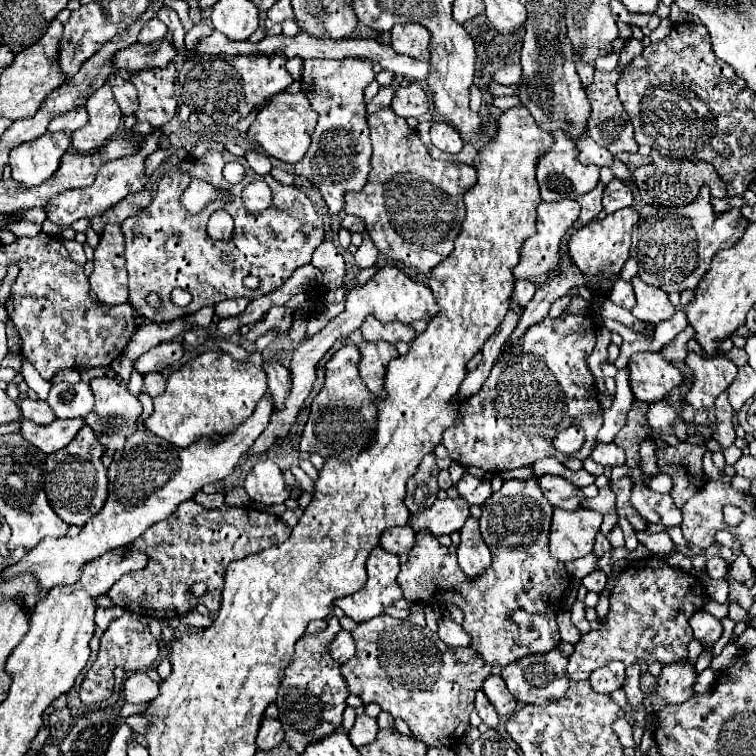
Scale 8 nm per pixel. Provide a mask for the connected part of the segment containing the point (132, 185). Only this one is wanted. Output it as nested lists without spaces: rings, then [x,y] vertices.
[[[154,130],[154,132],[150,132],[148,136],[142,138],[142,142],[140,142],[140,146],[134,154],[102,164],[98,174],[96,174],[96,182],[92,186],[88,186],[84,190],[68,190],[68,192],[58,194],[56,198],[52,198],[52,202],[44,208],[46,214],[48,214],[48,220],[52,224],[58,224],[58,226],[70,226],[72,222],[76,222],[80,218],[102,216],[108,208],[112,208],[116,202],[120,202],[128,194],[136,194],[142,188],[146,188],[150,178],[144,172],[144,160],[158,148],[160,136],[162,136],[162,130]]]

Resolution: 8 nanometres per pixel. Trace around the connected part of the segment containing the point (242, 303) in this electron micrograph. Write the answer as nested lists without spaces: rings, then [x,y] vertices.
[[[236,298],[236,300],[224,300],[220,304],[216,304],[216,314],[220,318],[228,318],[228,316],[238,316],[246,310],[248,306],[248,298]]]

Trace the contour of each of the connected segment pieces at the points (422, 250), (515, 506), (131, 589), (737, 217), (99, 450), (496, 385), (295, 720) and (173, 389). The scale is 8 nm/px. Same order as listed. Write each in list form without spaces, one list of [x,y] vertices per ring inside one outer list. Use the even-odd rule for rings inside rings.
[[[392,108],[380,110],[380,114],[368,116],[370,140],[372,140],[372,170],[366,186],[360,192],[348,192],[344,198],[344,212],[354,214],[364,220],[366,230],[376,244],[376,248],[390,258],[392,262],[408,268],[410,272],[428,274],[434,270],[454,248],[454,240],[460,232],[464,220],[464,202],[462,196],[476,182],[476,170],[468,164],[456,164],[446,160],[434,160],[428,154],[428,148],[422,144],[416,130],[412,130],[404,118],[396,116]]]
[[[506,480],[502,488],[492,492],[492,496],[484,502],[479,518],[481,536],[492,554],[492,566],[488,574],[484,574],[484,578],[466,578],[458,566],[456,556],[450,554],[448,548],[436,540],[436,536],[422,530],[416,534],[414,548],[408,552],[408,560],[402,564],[398,574],[398,584],[404,590],[404,598],[420,606],[444,606],[450,602],[456,604],[464,612],[462,628],[470,636],[470,648],[476,650],[476,654],[480,654],[480,658],[484,658],[484,662],[490,666],[508,666],[522,656],[550,650],[560,642],[556,612],[562,608],[564,592],[572,582],[564,562],[552,558],[548,552],[550,520],[552,504],[548,504],[544,498],[538,480]]]
[[[186,500],[176,508],[172,518],[156,522],[146,532],[146,554],[150,556],[148,566],[120,578],[108,596],[116,606],[156,620],[184,616],[186,612],[194,610],[196,604],[204,604],[212,610],[212,614],[216,614],[214,608],[220,608],[226,566],[232,560],[284,542],[290,532],[292,528],[286,526],[280,516],[266,514],[256,508],[222,506],[220,510],[206,510],[198,502]],[[198,580],[208,584],[208,592],[200,598],[190,594],[190,586]]]
[[[700,188],[700,194],[688,206],[648,206],[642,204],[640,220],[632,228],[630,256],[638,262],[640,280],[650,286],[662,288],[664,292],[682,292],[696,288],[714,254],[722,248],[734,246],[746,232],[748,220],[738,208],[716,214],[710,204],[710,190]]]
[[[84,426],[76,440],[72,440],[66,448],[52,452],[46,458],[46,494],[54,512],[66,522],[74,526],[84,526],[94,514],[100,512],[108,498],[108,478],[106,468],[102,466],[102,454],[106,448],[96,440],[90,426]]]
[[[594,312],[562,314],[560,318],[546,316],[542,322],[532,324],[520,340],[514,340],[508,348],[504,348],[480,394],[460,404],[460,420],[442,436],[442,444],[446,446],[450,458],[462,466],[476,466],[484,472],[500,474],[512,468],[530,466],[538,458],[544,458],[548,450],[554,450],[552,440],[558,432],[566,430],[568,426],[580,426],[586,432],[586,442],[582,446],[584,460],[594,448],[596,430],[600,430],[602,422],[602,408],[594,388],[596,380],[586,362],[596,346],[596,326],[598,318]]]
[[[328,618],[328,628],[314,636],[302,636],[300,642],[296,642],[296,652],[284,672],[284,680],[280,682],[276,704],[280,708],[278,720],[284,726],[286,742],[302,754],[304,748],[316,740],[326,738],[334,730],[342,726],[342,714],[346,708],[346,696],[348,688],[344,682],[344,676],[340,674],[340,664],[332,662],[328,658],[328,642],[340,632],[338,618]]]
[[[216,350],[216,352],[204,352],[204,354],[188,360],[186,364],[182,364],[178,370],[174,370],[168,376],[166,390],[154,398],[154,410],[144,420],[144,426],[152,434],[156,434],[180,448],[186,448],[208,436],[218,438],[218,434],[226,436],[226,434],[234,432],[244,422],[244,418],[252,416],[252,410],[256,408],[258,400],[268,392],[266,372],[264,372],[262,364],[264,364],[264,360],[262,360],[260,352],[250,354],[248,360],[234,360],[230,354]]]

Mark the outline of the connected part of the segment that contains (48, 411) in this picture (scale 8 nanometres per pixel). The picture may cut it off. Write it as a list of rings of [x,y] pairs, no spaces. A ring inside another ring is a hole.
[[[22,400],[20,402],[20,412],[22,412],[22,418],[34,420],[38,424],[50,424],[56,418],[52,408],[44,400]]]

